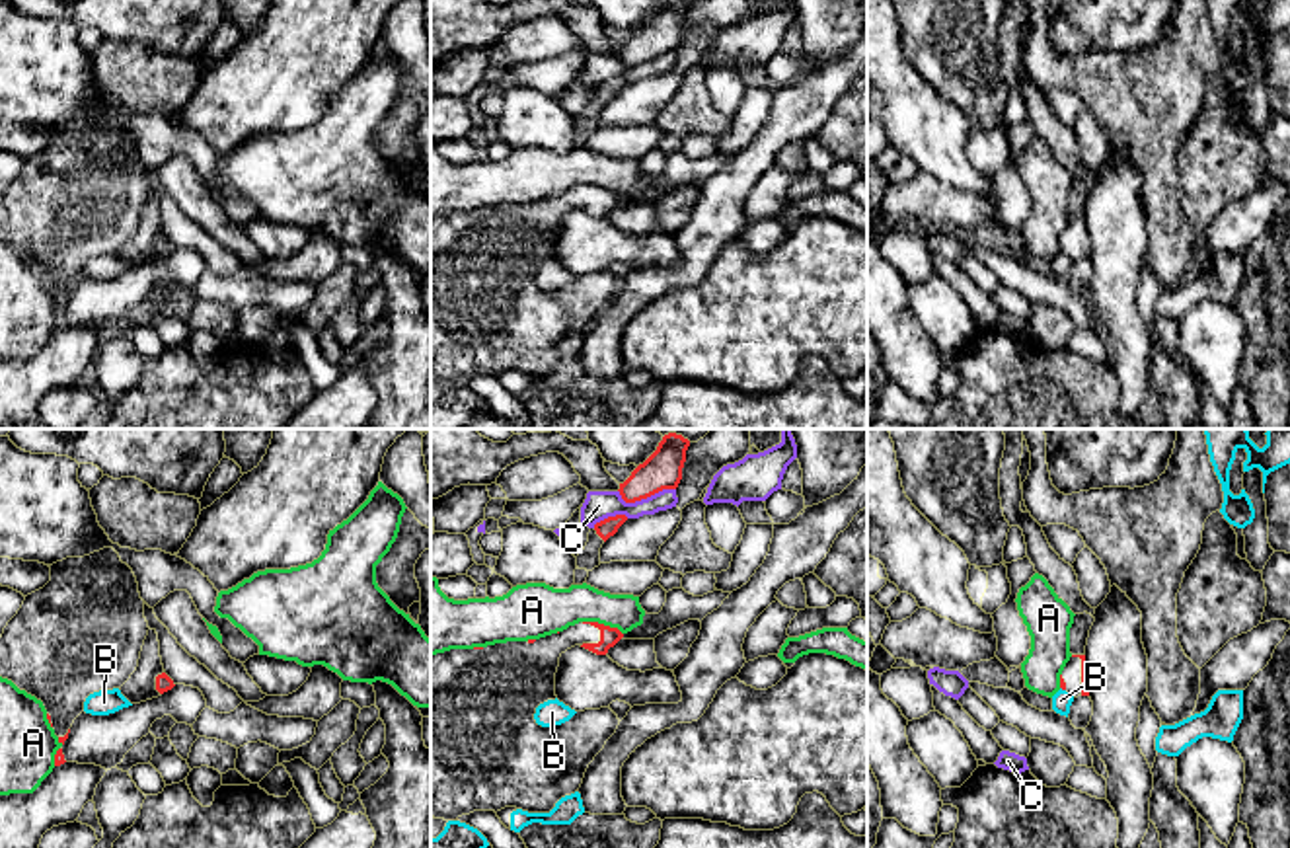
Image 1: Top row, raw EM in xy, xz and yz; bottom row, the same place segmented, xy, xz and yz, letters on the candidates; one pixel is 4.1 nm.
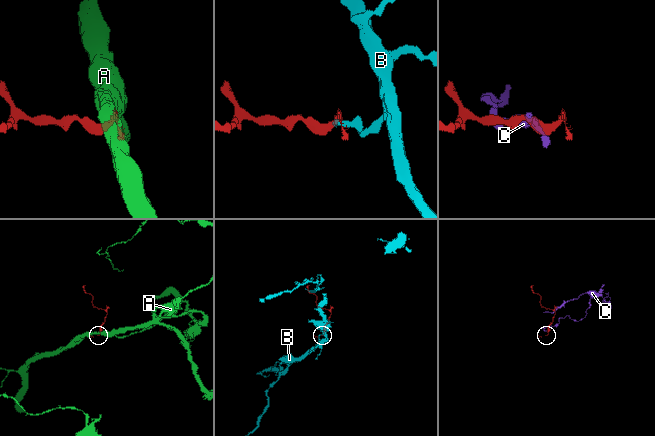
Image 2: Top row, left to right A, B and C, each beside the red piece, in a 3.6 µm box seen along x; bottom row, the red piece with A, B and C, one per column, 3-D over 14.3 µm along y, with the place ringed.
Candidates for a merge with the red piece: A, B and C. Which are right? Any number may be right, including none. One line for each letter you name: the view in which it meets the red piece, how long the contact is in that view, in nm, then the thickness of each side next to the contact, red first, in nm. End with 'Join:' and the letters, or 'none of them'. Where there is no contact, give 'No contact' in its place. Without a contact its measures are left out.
Join: none of them

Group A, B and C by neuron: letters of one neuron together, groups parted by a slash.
A / B / C

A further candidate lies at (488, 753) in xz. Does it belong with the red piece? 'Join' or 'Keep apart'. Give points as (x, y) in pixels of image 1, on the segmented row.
Join

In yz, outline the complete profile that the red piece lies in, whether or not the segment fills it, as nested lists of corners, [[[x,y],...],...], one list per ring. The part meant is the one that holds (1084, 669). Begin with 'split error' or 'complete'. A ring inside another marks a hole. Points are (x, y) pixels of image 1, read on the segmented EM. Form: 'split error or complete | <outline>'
split error | [[[1072,655],[1060,675],[1060,688],[1070,696],[1089,696],[1089,673],[1085,667],[1085,655]]]

